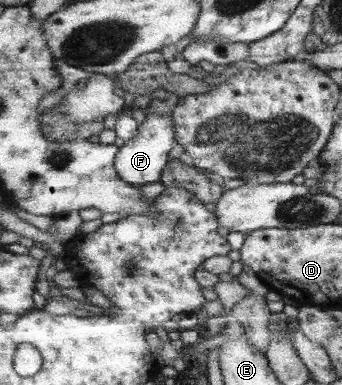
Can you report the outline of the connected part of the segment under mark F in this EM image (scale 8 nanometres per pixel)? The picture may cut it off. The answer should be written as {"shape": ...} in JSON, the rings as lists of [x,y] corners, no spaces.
{"shape":[[[147,111],[146,120],[141,124],[138,135],[117,153],[115,165],[120,177],[137,188],[160,182],[170,161],[170,151],[176,142],[177,130],[173,124],[172,112],[169,115],[157,115]]]}

